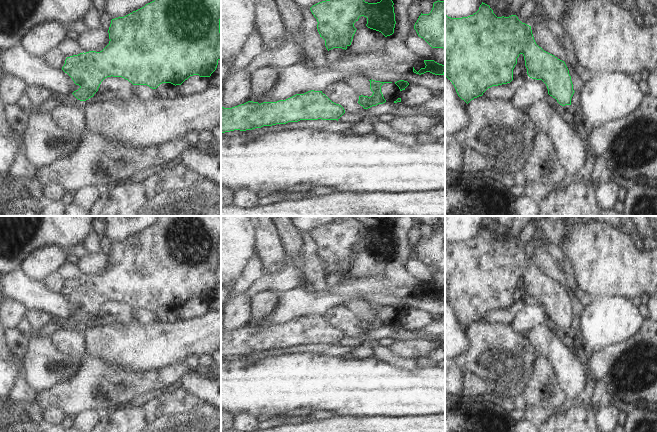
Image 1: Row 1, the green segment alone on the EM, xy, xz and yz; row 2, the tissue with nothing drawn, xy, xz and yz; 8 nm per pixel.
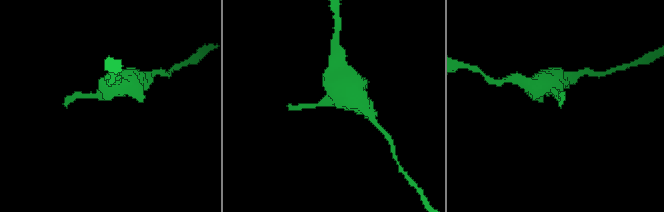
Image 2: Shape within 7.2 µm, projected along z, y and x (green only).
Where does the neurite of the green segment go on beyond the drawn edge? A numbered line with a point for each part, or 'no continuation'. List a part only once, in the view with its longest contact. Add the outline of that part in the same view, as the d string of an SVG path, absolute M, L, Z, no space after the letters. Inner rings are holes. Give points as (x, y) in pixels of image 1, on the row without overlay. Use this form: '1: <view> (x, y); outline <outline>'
no continuation

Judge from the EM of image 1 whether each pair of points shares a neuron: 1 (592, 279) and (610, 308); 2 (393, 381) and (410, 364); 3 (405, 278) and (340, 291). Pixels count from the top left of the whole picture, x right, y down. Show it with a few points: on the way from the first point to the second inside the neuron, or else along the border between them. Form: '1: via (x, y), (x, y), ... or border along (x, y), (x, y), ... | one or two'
1: border along (593, 297), (623, 297), (625, 299) | two
2: border along (383, 360), (407, 369), (422, 368) | two
3: border along (384, 275), (398, 286) | two

